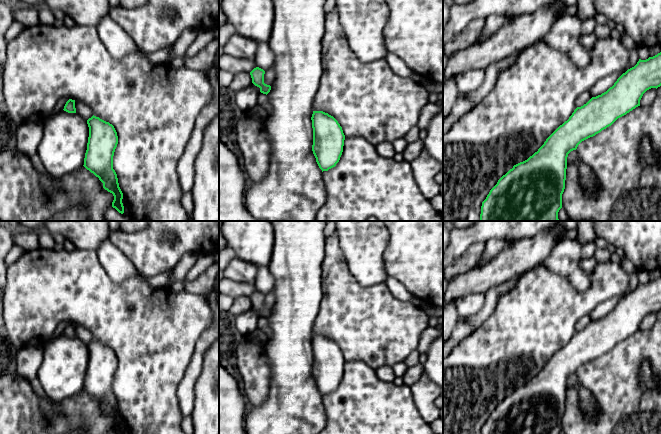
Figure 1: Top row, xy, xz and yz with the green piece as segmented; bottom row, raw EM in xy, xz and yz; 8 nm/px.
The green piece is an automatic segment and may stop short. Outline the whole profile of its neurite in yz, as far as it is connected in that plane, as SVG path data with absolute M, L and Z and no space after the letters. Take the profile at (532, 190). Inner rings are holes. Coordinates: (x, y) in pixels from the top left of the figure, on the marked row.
M661 52L637 64L623 73L606 92L592 97L586 104L577 107L567 121L560 125L544 144L527 160L513 166L490 190L482 202L480 221L559 221L558 212L562 208L562 194L565 189L567 157L578 145L611 126L618 118L640 106L643 94L661 86Z

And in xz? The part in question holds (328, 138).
M313 111L312 151L319 168L323 171L336 166L343 152L345 135L338 121L323 111Z

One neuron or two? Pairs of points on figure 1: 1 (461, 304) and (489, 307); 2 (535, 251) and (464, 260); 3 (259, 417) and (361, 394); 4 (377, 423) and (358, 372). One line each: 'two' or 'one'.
1: two
2: two
3: two
4: one

